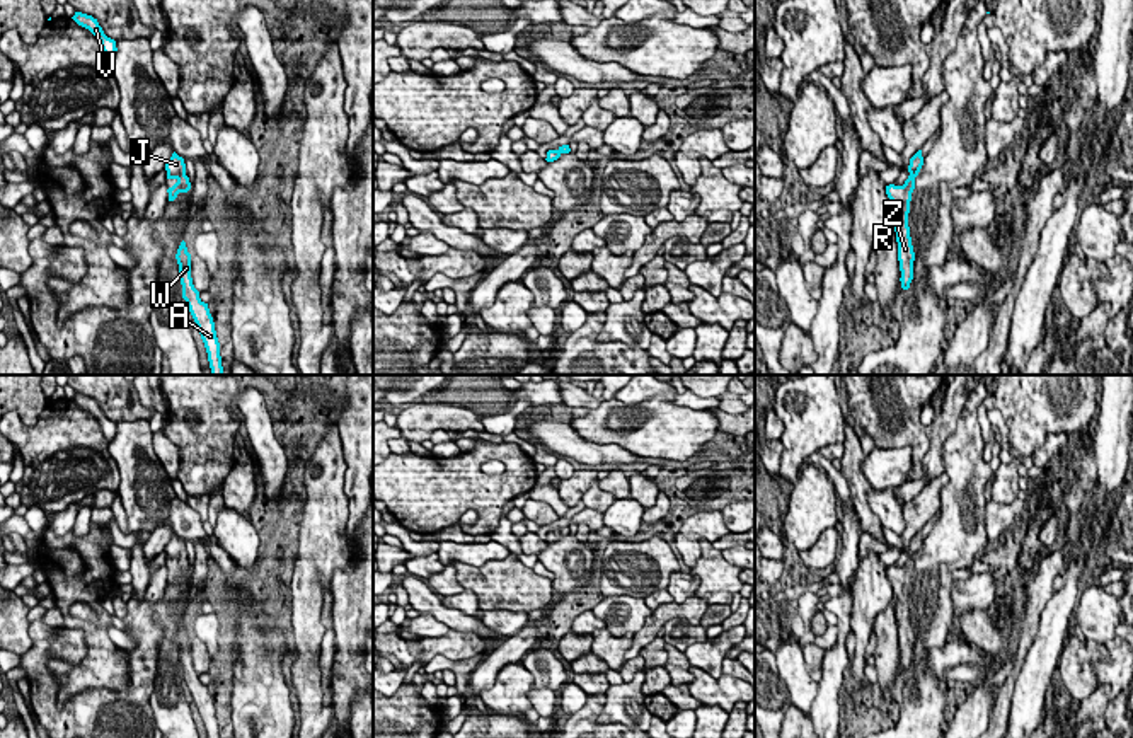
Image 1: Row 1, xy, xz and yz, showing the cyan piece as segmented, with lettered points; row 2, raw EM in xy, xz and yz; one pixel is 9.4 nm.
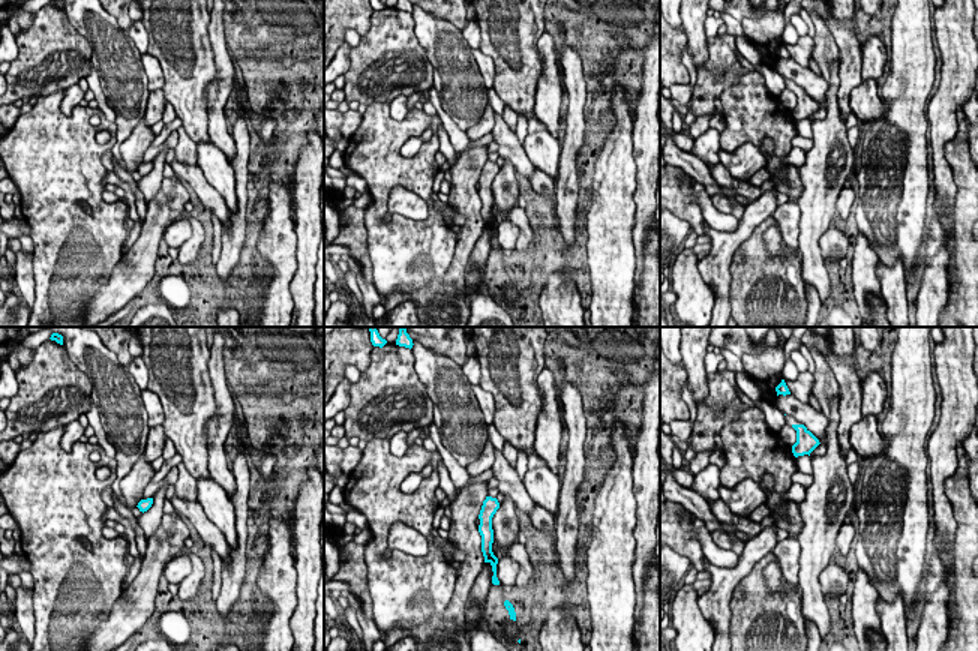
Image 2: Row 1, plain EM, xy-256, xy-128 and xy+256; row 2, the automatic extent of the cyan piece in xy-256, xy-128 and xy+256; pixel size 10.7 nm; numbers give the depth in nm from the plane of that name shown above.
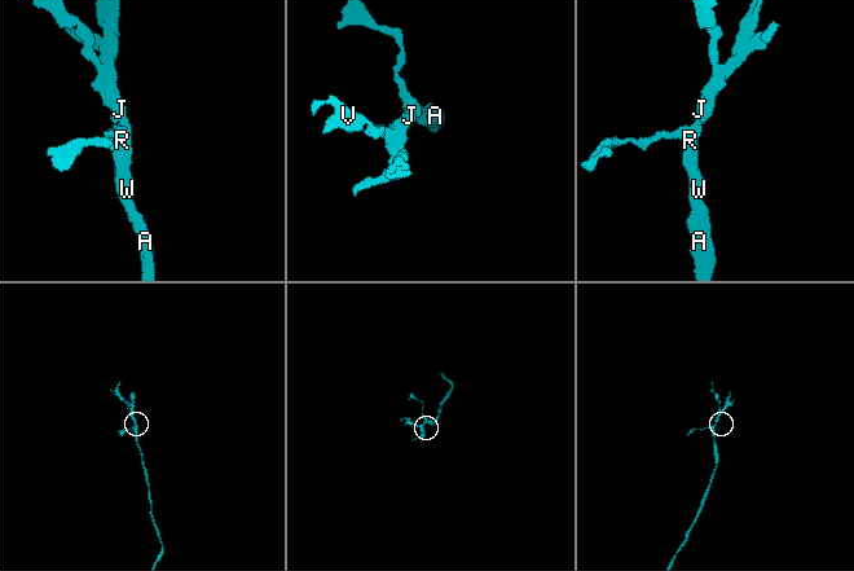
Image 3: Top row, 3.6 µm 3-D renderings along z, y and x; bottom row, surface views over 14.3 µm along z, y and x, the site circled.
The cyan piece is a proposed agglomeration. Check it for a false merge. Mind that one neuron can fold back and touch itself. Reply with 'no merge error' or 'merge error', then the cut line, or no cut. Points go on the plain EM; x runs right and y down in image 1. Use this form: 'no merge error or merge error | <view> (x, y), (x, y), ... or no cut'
no merge error | no cut

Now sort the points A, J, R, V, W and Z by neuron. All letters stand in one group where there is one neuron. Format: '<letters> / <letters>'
A J R V W Z

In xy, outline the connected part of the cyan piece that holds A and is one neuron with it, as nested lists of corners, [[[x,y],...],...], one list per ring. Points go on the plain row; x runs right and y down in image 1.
[[[182,622],[177,636],[179,661],[182,666],[182,680],[186,682],[189,694],[198,707],[201,721],[204,724],[208,738],[220,738],[220,724],[215,712],[215,704],[210,695],[208,685],[199,680],[199,673],[193,666],[191,660],[191,636],[187,634],[186,624]]]

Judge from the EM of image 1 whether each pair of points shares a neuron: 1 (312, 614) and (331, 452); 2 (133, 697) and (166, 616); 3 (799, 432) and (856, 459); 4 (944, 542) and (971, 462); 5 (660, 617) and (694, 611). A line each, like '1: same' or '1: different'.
1: same
2: different
3: different
4: same
5: same

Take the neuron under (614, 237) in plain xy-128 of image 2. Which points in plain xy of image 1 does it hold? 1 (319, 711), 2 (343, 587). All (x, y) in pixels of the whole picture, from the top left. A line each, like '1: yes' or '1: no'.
1: yes
2: no

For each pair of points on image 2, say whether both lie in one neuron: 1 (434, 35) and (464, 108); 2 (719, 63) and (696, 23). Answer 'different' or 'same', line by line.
1: same
2: different

